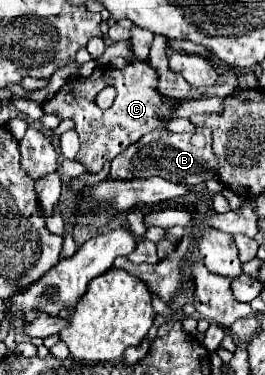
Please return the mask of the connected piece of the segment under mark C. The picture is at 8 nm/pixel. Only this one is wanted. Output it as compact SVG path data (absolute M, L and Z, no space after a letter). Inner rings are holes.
M145 61L127 65L125 71L113 67L95 67L89 77L77 75L67 79L65 85L49 101L43 103L43 113L57 115L61 121L75 121L75 131L81 139L81 149L75 155L75 161L79 161L87 173L99 173L107 161L115 159L123 149L127 149L127 145L133 145L145 133L153 129L167 129L171 121L169 113L175 111L175 103L171 97L161 95L157 85L157 69ZM109 85L117 89L117 97L109 109L101 109L95 103L95 97Z

